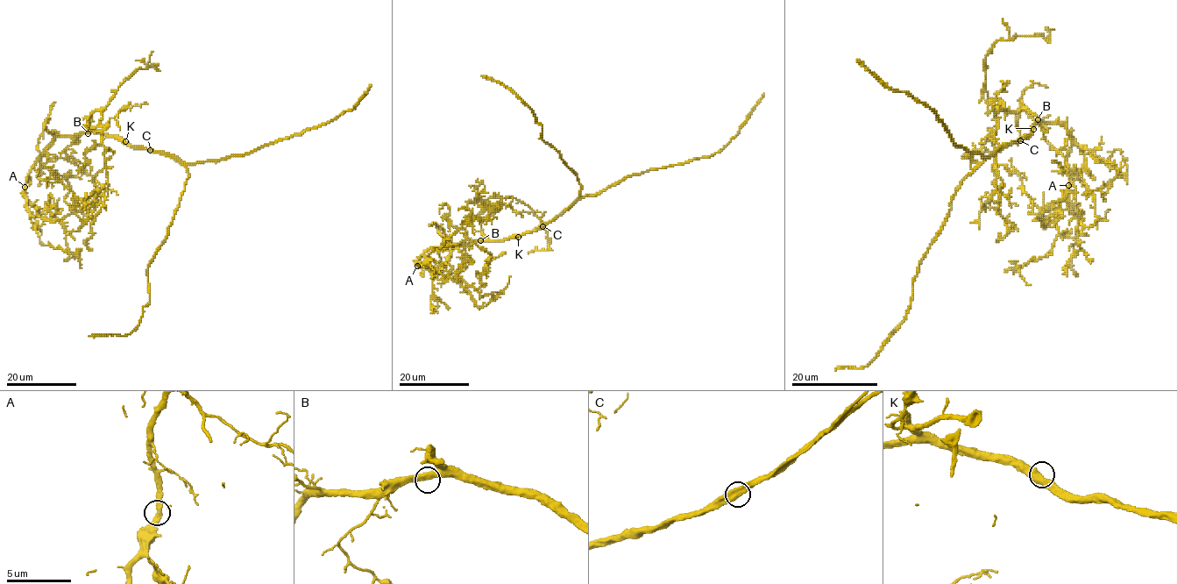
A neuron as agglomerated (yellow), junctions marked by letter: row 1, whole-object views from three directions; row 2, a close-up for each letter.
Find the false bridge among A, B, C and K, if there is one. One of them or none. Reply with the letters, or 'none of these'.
none of these

